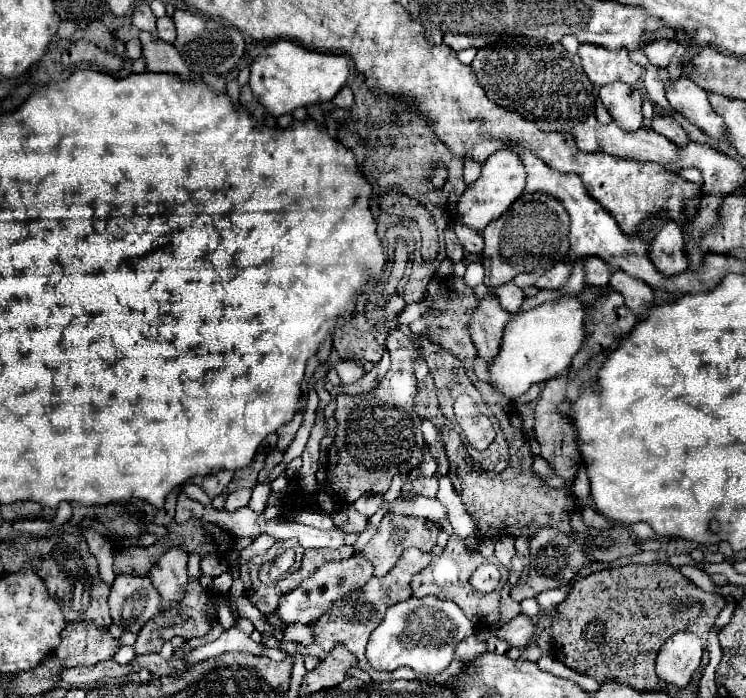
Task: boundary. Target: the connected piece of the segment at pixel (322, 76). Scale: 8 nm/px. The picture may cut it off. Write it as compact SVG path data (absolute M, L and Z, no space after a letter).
M278 39L258 55L250 67L250 89L254 97L274 115L292 113L296 107L304 107L318 101L330 101L346 83L350 73L348 57L334 53L316 53L306 47Z

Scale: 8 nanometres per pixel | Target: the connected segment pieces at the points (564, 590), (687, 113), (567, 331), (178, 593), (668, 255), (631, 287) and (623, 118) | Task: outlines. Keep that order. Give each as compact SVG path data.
M570 585L568 587L560 587L560 589L554 589L554 591L542 591L536 595L540 607L544 609L552 609L556 607L558 603L564 601L564 597L568 597L568 591L570 591Z
M658 69L658 77L664 83L666 99L670 101L676 113L686 117L696 127L700 127L704 133L708 133L708 137L730 143L726 137L726 125L722 117L712 111L708 103L708 93L704 89L700 89L688 77L680 77L674 83L670 83L666 69Z
M564 295L556 301L546 301L526 313L514 315L502 337L502 351L490 365L490 383L502 395L512 399L526 393L532 383L562 375L584 343L584 317L584 307L576 295Z
M176 545L176 547L170 547L160 557L160 561L150 569L148 577L152 579L158 593L162 595L162 611L170 609L172 603L184 597L186 583L188 583L186 563L188 563L186 549L182 545Z
M668 221L650 245L650 259L664 275L678 275L686 269L688 257L684 245L682 225L678 221Z
M620 269L614 271L612 289L624 295L626 305L636 315L642 315L654 303L654 291L644 281L636 279L636 277L630 277L626 271L620 271Z
M626 83L604 85L600 89L600 99L612 119L628 131L642 125L642 93Z

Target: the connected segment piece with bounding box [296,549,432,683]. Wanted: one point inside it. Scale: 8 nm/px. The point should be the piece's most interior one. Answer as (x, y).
(352, 620)

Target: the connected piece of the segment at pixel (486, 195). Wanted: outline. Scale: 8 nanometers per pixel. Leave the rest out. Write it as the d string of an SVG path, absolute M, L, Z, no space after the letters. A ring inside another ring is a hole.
M500 149L492 153L486 163L482 165L482 175L466 187L464 195L458 201L458 219L470 225L474 231L482 233L486 223L500 217L524 191L526 187L526 167L522 159L512 149Z

